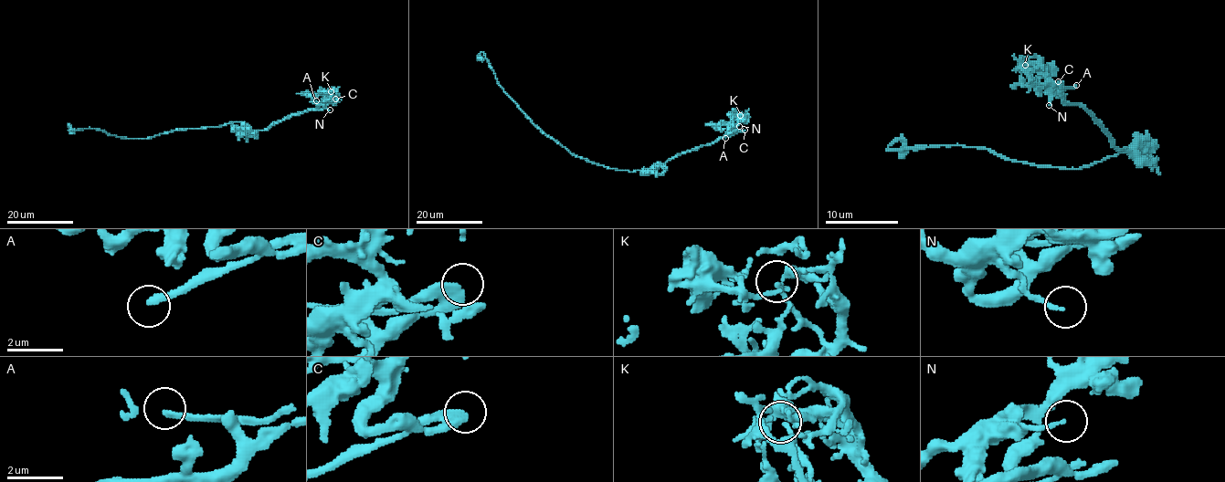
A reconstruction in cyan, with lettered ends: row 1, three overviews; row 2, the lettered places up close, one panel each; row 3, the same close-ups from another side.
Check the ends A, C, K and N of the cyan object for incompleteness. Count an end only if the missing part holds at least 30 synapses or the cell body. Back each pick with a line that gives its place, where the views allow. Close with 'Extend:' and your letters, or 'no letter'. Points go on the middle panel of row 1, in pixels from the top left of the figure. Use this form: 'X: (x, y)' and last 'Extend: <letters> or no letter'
A: (725, 138)
Extend: A

